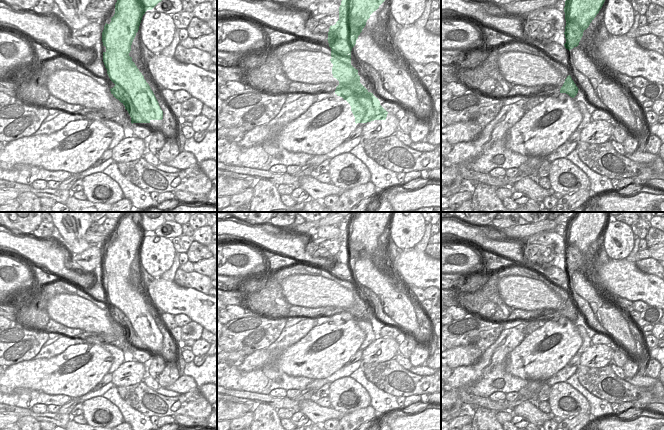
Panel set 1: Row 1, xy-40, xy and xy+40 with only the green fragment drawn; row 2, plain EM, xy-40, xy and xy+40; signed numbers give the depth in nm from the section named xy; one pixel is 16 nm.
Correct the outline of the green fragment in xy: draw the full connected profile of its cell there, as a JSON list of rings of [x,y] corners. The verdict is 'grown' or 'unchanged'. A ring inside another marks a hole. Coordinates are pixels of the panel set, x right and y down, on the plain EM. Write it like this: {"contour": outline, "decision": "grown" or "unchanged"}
{"contour": [[[352,212],[341,225],[339,244],[330,250],[327,263],[331,272],[332,298],[339,305],[335,318],[350,328],[356,348],[386,344],[389,337],[406,354],[411,354],[413,350],[409,347],[407,329],[402,321],[402,317],[407,314],[397,314],[392,309],[379,307],[373,289],[354,271],[370,239],[389,220],[389,214],[390,212]]], "decision": "grown"}

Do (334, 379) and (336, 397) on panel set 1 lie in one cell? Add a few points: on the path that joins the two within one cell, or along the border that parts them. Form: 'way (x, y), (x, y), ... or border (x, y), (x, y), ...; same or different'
border (339, 383), (329, 389); different

